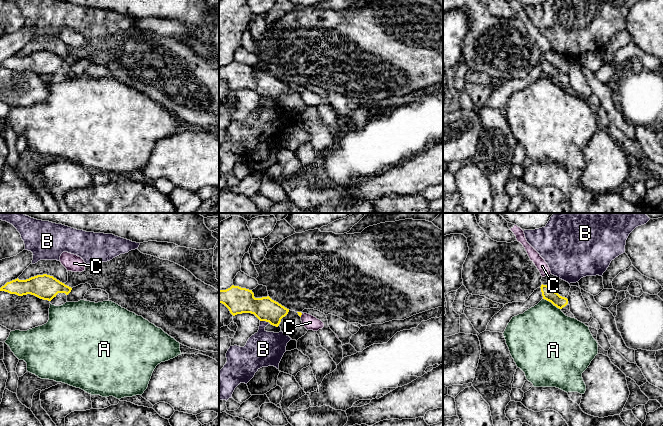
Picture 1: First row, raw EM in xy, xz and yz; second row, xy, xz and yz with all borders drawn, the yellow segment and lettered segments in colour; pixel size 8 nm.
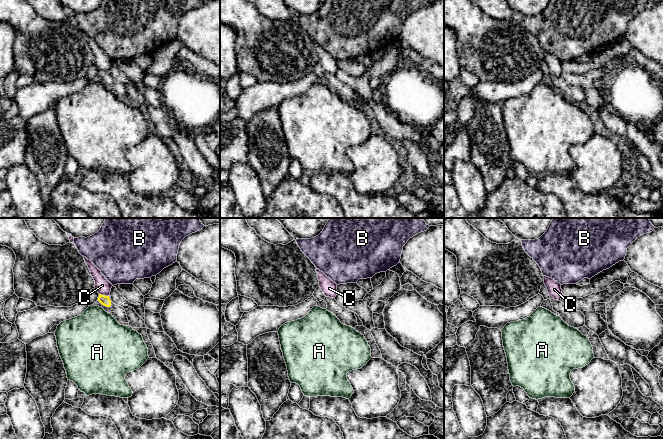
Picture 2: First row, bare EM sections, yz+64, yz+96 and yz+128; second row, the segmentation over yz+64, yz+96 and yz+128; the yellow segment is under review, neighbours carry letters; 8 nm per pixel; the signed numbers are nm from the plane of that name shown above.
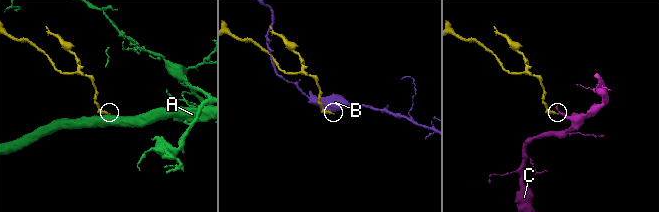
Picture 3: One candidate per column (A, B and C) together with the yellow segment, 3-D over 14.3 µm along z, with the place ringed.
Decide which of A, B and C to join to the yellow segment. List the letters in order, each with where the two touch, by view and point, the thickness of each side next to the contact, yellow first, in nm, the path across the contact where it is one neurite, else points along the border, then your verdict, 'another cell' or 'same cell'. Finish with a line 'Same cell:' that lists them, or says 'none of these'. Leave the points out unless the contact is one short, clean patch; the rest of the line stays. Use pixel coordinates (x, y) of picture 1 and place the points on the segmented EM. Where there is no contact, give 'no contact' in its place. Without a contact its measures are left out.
A: contact yz (552, 303); calibres 100 and 460 nm; border yz (543, 298), (560, 309); another cell
B: contact xz (265, 320); calibres 200 and 280 nm; another cell
C: contact xz (301, 314); calibres 30 and 120 nm; border xz (302, 313), (300, 316); another cell
Same cell: none of these

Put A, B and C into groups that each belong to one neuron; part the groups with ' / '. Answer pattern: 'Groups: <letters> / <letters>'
Groups: A / B / C

